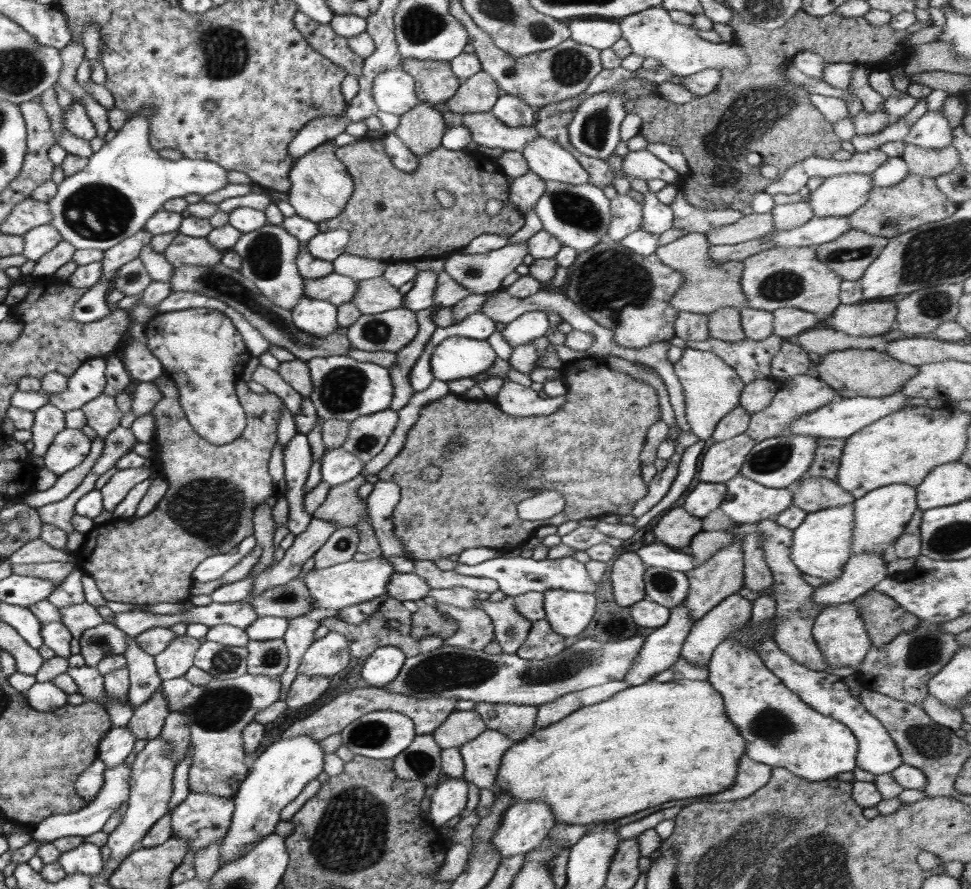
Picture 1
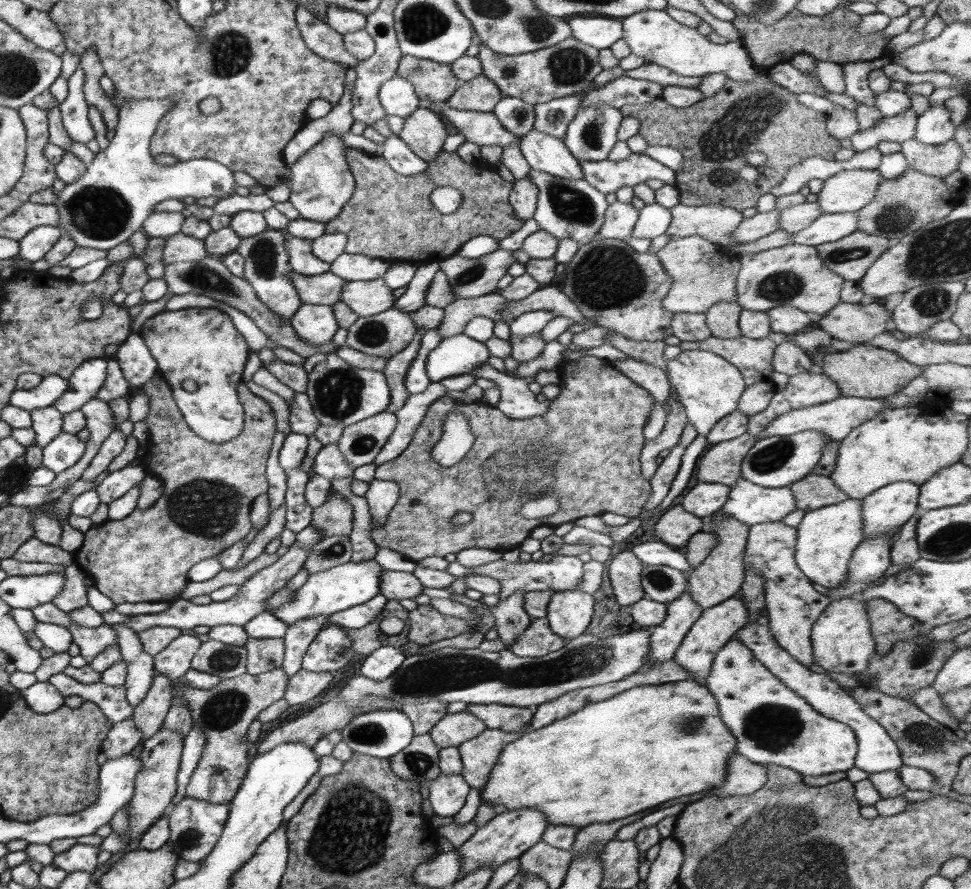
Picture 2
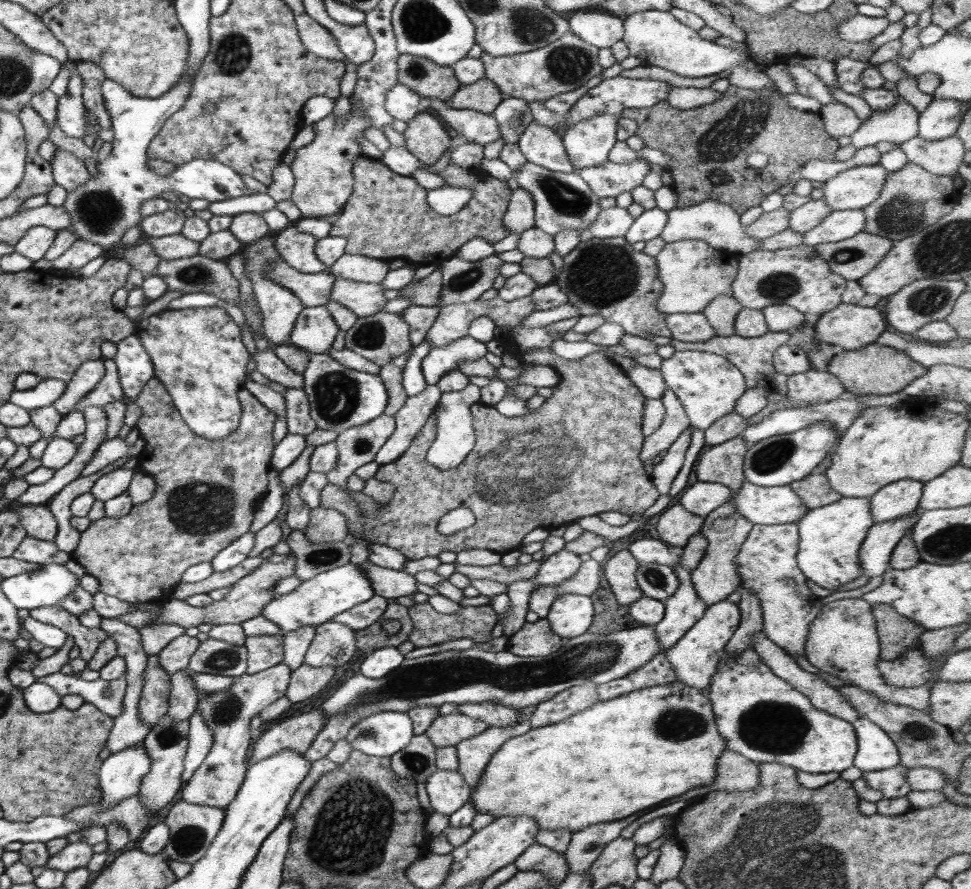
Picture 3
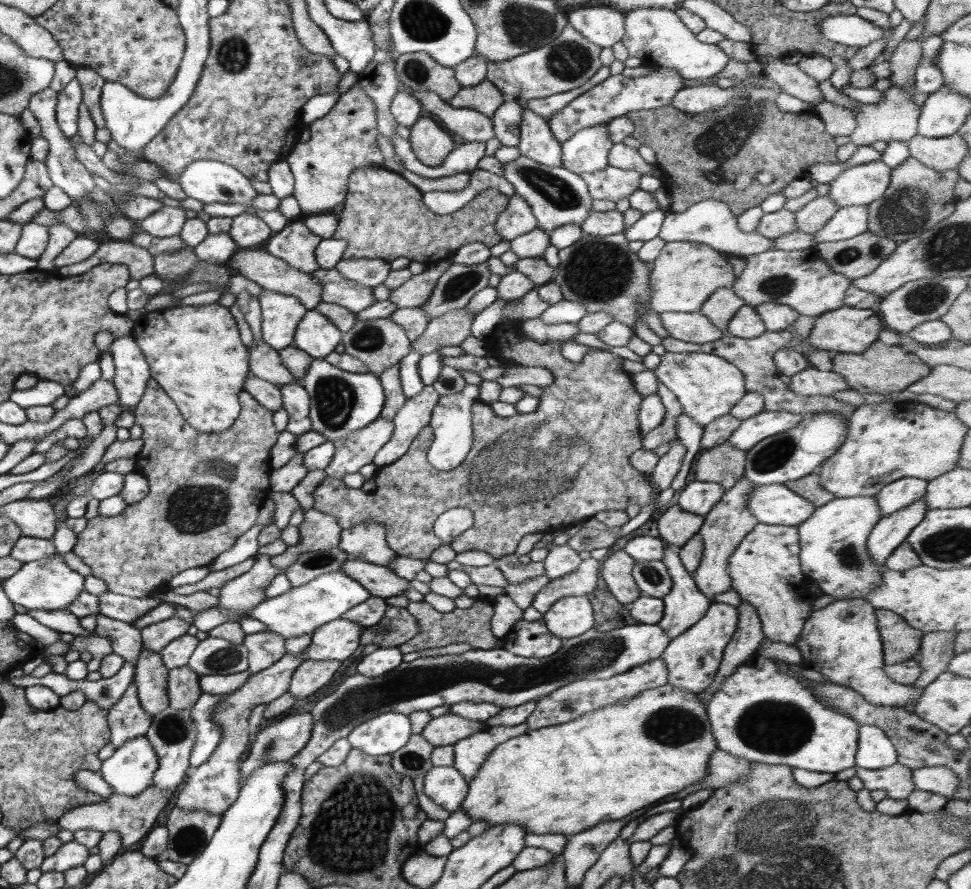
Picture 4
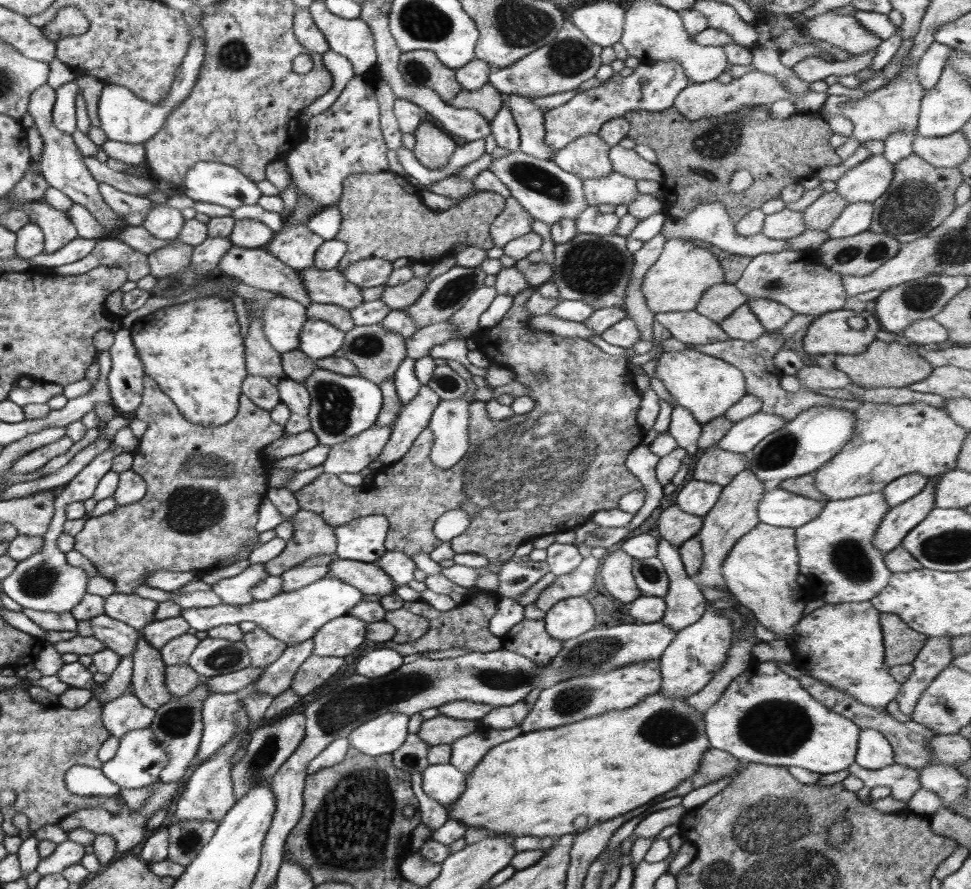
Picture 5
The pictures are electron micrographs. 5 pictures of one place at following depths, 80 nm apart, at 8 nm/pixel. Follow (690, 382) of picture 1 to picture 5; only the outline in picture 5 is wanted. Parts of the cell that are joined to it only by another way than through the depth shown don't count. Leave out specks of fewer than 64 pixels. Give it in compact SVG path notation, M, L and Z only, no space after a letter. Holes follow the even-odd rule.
M698 347L663 351L661 356L658 356L655 377L664 383L678 406L689 410L701 425L722 416L747 394L745 376L739 368L724 362L724 359L702 353Z

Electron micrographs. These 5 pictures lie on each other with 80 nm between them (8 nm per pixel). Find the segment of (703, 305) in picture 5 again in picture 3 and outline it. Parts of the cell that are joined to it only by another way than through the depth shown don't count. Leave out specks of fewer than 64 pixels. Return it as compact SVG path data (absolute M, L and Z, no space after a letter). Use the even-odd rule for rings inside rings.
M720 295L712 299L701 313L706 316L718 336L729 337L735 334L735 318L742 307L733 296Z

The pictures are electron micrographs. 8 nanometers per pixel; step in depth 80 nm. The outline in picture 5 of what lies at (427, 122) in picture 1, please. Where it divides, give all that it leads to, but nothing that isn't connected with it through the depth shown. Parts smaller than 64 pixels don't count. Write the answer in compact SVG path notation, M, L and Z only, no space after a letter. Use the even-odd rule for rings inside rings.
M427 121L418 124L413 136L413 154L418 162L431 170L444 169L457 148L450 134Z

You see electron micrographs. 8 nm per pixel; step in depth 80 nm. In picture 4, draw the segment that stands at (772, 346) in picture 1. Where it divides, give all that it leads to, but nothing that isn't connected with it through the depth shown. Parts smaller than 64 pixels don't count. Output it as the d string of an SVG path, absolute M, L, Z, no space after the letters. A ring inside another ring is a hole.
M789 330L781 331L766 331L756 338L738 338L724 334L722 338L714 342L707 342L696 346L694 343L687 343L670 336L662 339L662 346L667 352L704 352L706 354L720 355L734 366L737 366L744 375L745 387L747 392L757 392L760 397L764 398L765 410L774 412L775 410L784 410L792 414L807 414L807 413L835 413L835 414L849 414L855 410L852 404L847 404L836 400L830 396L800 396L793 390L790 390L781 380L781 372L776 368L772 357L780 350L788 346L791 338L795 334Z

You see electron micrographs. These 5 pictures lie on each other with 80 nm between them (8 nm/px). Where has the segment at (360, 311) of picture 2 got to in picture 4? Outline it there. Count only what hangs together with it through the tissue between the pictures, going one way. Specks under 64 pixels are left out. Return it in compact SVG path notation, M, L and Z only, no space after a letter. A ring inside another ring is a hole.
M322 268L311 274L323 286L322 302L338 304L357 314L377 301L372 295L372 287L348 280L335 269Z

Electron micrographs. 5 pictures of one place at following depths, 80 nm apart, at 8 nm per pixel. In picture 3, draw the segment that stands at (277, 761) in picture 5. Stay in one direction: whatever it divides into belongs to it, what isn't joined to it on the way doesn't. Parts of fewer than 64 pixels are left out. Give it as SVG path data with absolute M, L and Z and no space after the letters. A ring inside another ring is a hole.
M318 708L278 722L256 740L252 758L246 765L252 766L284 749L305 754L326 721L325 710Z

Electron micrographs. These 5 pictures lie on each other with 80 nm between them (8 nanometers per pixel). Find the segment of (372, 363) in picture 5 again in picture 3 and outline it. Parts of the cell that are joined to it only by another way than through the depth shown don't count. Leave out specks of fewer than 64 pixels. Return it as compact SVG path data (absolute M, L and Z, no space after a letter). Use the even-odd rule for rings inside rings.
M377 312L372 316L358 317L346 331L345 347L364 358L384 366L389 360L408 352L413 347L409 337L410 327L404 322L401 313Z

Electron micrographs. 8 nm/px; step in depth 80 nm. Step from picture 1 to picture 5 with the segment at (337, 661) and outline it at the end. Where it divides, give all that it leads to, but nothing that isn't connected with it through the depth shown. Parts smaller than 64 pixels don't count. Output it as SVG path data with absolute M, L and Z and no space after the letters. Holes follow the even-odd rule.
M343 615L326 622L312 637L312 655L345 657L352 654L363 642L367 642L367 624L354 616Z

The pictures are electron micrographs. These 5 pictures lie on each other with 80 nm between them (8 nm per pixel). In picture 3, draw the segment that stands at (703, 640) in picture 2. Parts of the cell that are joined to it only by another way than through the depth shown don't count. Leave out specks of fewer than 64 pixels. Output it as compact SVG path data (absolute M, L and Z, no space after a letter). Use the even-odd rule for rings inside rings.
M726 600L708 605L702 618L676 642L676 646L668 648L665 652L676 673L676 681L706 691L712 677L716 675L716 667L725 653L725 647L738 629L741 618L742 613L736 603Z

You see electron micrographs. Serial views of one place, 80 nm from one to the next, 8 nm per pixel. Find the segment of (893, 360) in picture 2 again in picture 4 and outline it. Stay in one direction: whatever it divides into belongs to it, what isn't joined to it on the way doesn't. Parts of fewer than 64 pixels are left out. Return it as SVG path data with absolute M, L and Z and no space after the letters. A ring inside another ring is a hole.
M882 339L874 341L864 352L860 354L838 353L833 358L832 371L842 375L848 383L849 388L860 392L860 394L903 391L907 386L918 382L930 371L925 362L914 353L905 351L896 345L884 344Z

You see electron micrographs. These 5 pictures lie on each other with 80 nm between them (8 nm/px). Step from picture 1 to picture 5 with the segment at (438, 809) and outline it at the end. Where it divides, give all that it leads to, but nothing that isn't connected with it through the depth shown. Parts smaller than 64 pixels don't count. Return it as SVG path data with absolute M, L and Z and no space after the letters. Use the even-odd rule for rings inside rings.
M450 763L428 765L421 774L424 792L445 807L466 790L465 774Z

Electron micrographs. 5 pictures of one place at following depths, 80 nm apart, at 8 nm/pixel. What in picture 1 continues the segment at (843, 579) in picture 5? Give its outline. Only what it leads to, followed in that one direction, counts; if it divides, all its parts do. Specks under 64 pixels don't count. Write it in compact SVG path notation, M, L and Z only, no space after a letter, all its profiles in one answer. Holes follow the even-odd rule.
M851 504L807 513L800 526L793 530L790 558L794 566L803 574L822 578L823 584L834 582L850 558L854 525L854 507Z

